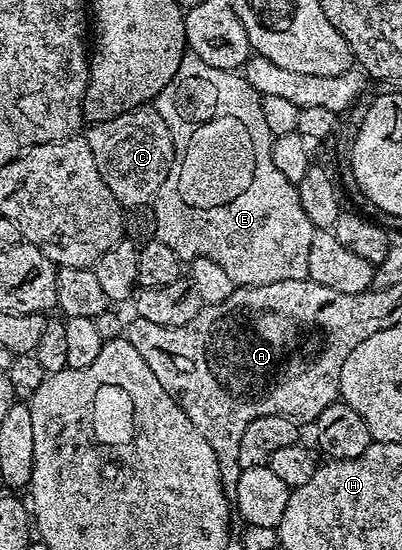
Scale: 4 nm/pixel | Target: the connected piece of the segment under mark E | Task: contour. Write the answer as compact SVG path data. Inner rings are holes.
M188 53L180 61L178 76L158 95L156 110L164 117L164 123L168 126L174 140L186 139L186 144L183 147L181 144L180 154L176 159L176 178L173 182L168 181L162 187L157 199L152 204L154 227L158 230L157 242L168 245L168 249L176 252L179 260L182 261L201 258L216 261L216 265L220 265L220 269L224 269L224 273L228 273L228 277L232 277L232 281L238 287L275 286L307 278L308 255L309 250L312 249L312 237L316 228L312 225L312 221L308 221L308 213L304 213L304 205L300 205L297 186L290 183L288 177L284 177L284 173L280 173L280 169L276 169L276 164L272 161L272 145L275 136L270 134L268 125L264 125L262 96L258 94L258 91L252 89L252 85L248 85L248 81L241 74L224 69L212 69L212 65L204 65L204 61L200 61L200 57Z

